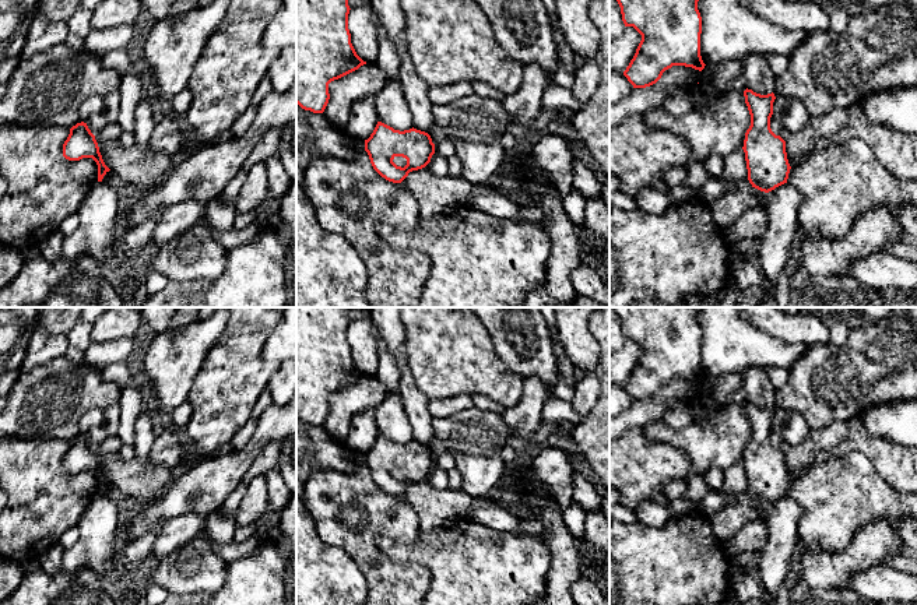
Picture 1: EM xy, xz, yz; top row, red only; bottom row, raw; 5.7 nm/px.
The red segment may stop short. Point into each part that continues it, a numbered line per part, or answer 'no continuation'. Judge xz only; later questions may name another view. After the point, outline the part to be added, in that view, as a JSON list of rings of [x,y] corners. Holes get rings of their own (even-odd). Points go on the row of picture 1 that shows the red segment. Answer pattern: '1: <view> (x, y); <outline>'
no continuation

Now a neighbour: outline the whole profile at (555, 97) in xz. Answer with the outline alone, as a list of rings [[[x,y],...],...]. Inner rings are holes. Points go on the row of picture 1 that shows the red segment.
[[[552,84],[544,92],[544,102],[542,102],[544,110],[558,112],[559,109],[566,109],[576,113],[582,108],[583,105],[575,99],[570,89]]]

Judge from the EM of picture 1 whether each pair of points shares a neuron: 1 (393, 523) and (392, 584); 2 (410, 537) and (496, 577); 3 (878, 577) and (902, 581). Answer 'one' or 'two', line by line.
1: one
2: two
3: one

